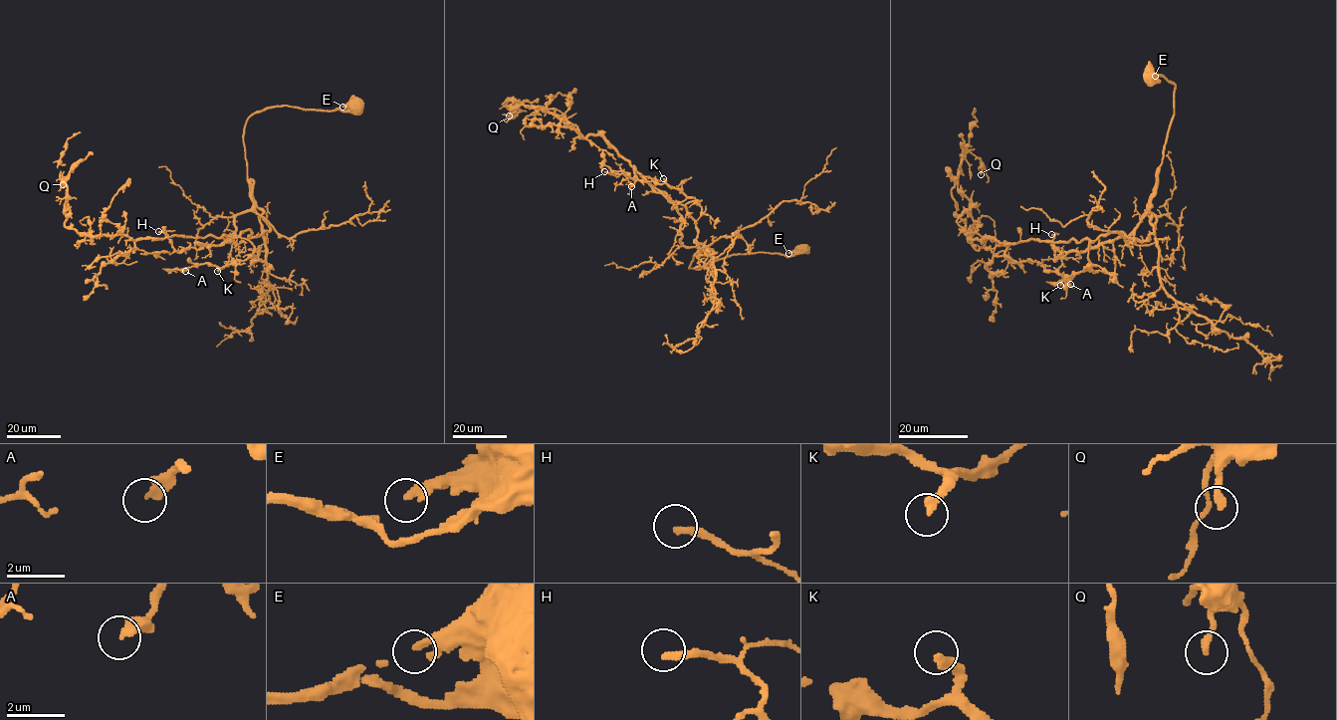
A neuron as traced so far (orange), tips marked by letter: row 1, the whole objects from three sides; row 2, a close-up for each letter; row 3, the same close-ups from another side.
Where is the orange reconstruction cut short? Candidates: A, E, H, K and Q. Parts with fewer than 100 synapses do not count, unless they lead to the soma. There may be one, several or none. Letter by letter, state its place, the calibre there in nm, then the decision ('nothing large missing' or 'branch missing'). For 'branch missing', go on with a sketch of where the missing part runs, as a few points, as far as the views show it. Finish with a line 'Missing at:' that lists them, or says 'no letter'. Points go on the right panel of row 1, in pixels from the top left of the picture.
A: place (1070, 284); calibre 320 nm; nothing large missing
E: place (1155, 76); calibre 180 nm; nothing large missing
H: place (1051, 234); calibre 280 nm; nothing large missing
K: place (1060, 285); calibre 320 nm; branch missing; course (1060, 285), (1051, 300), (1052, 322), (1054, 313)
Q: place (981, 174); calibre 240 nm; nothing large missing
Missing at: K

